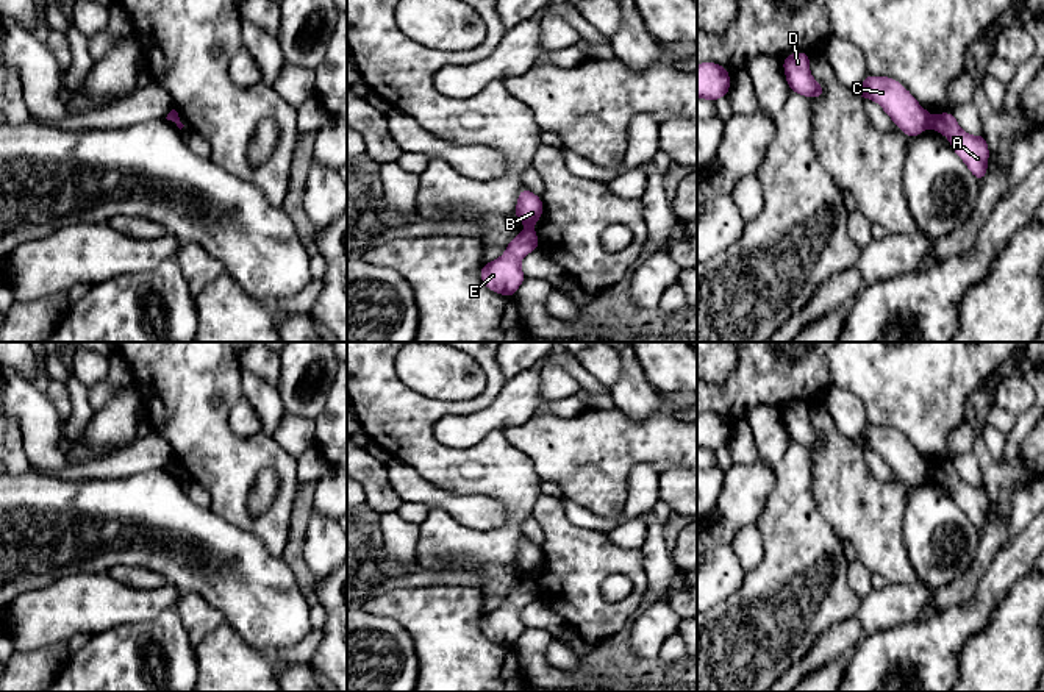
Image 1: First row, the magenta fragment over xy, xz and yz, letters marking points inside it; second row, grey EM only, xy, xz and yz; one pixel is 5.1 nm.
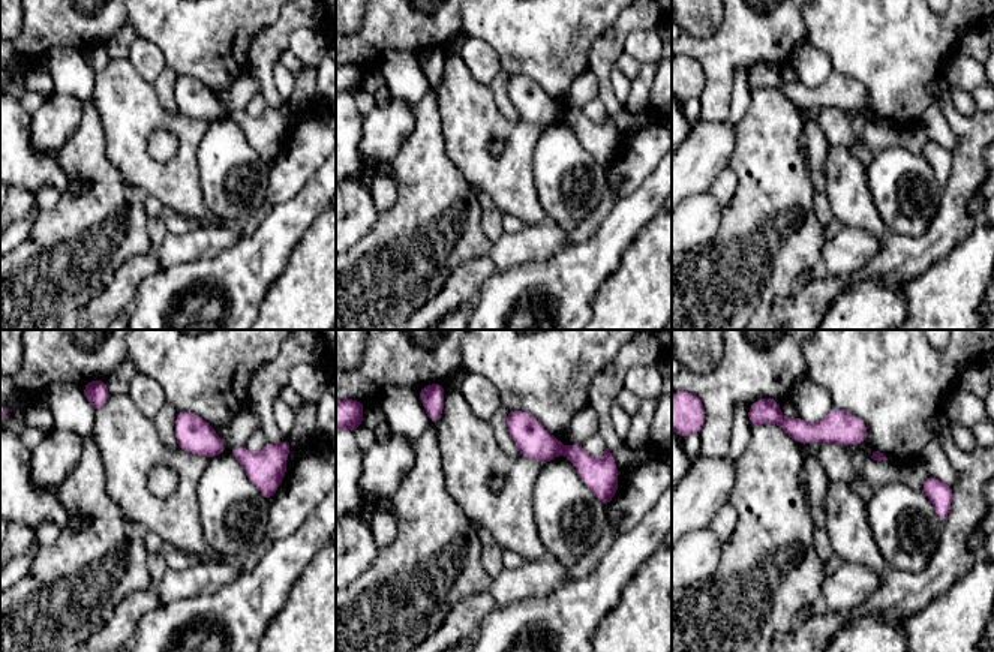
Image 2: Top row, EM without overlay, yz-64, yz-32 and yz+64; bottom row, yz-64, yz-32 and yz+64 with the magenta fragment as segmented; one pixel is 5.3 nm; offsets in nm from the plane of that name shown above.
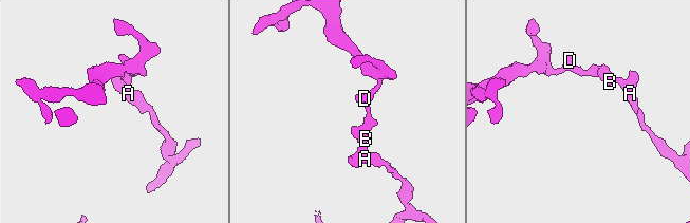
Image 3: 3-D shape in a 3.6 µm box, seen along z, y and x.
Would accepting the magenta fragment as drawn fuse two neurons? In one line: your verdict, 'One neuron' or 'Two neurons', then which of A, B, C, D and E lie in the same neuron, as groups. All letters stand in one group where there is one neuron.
Two neurons. Groups: A E / B C D

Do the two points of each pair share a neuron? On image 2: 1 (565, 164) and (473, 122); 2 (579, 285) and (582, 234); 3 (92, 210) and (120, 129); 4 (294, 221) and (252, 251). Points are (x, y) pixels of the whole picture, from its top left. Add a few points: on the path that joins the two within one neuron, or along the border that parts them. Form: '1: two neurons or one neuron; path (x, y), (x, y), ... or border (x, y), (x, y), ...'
1: two neurons; border (543, 129), (534, 150), (535, 185)
2: two neurons; border (606, 216), (586, 240), (567, 246)
3: two neurons; border (102, 126), (107, 158), (132, 186)
4: one neuron; path (284, 228), (263, 248)

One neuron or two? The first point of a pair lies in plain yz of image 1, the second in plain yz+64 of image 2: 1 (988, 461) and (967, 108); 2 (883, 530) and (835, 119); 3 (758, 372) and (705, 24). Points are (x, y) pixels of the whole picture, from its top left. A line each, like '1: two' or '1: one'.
1: two
2: two
3: two

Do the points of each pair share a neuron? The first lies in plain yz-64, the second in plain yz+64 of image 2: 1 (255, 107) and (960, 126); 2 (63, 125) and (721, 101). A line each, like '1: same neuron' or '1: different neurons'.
1: different neurons
2: different neurons

